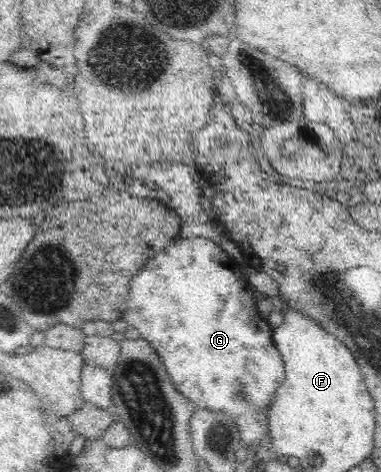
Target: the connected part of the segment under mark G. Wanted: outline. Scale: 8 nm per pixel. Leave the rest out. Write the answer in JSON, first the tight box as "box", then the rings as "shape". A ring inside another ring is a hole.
{"box":[123,236,285,448],"shape":[[[193,236],[191,238],[177,238],[168,248],[160,251],[155,257],[152,257],[147,264],[131,279],[129,295],[129,306],[123,314],[123,319],[131,326],[137,328],[140,336],[151,343],[151,346],[161,356],[163,364],[167,366],[167,372],[173,378],[175,389],[183,393],[196,406],[197,409],[214,410],[215,412],[226,412],[231,418],[234,418],[240,434],[240,446],[247,448],[259,447],[263,440],[269,440],[267,416],[269,408],[273,404],[277,390],[285,378],[285,364],[281,353],[277,352],[277,347],[273,343],[273,329],[269,326],[268,321],[257,312],[256,298],[253,296],[254,290],[250,286],[247,277],[240,269],[239,262],[229,258],[217,243],[203,236]]]}

